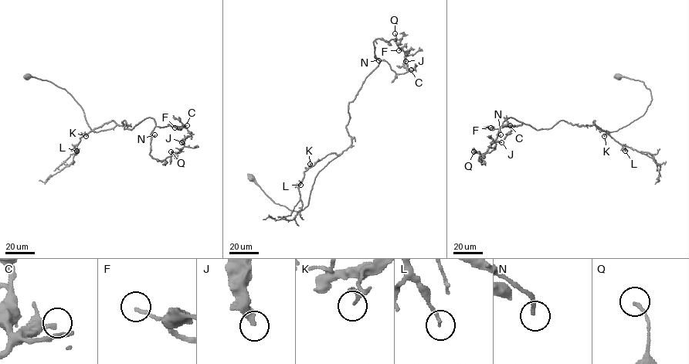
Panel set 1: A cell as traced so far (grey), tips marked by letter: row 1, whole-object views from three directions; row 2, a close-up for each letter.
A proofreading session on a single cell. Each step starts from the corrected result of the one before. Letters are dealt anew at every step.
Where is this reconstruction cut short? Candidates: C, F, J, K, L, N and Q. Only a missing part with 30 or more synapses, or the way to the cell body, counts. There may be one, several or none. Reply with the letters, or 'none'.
N

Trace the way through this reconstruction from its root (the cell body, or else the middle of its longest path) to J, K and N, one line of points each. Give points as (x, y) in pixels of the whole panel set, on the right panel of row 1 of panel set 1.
J: (618, 76), (651, 96), (626, 125), (536, 130), (508, 117), (479, 159), (501, 142)
K: (618, 76), (642, 81), (652, 100), (642, 116), (616, 130), (599, 129), (594, 120), (606, 133), (604, 136)
N: (618, 76), (642, 81), (652, 100), (642, 116), (616, 130), (564, 120), (536, 130), (508, 117), (500, 134)

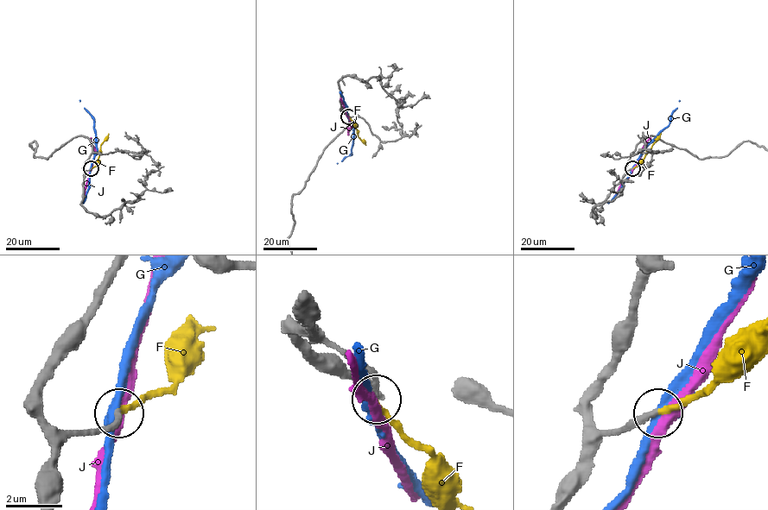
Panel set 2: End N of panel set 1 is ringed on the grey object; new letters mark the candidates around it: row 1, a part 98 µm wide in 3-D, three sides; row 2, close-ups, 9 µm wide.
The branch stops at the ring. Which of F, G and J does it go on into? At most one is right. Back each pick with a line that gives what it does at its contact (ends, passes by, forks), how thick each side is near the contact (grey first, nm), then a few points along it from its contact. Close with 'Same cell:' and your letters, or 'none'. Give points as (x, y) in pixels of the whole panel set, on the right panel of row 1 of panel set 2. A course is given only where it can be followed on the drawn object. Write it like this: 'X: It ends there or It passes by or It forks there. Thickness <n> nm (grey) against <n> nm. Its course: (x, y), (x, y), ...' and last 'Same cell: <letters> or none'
F: It ends there. Thickness 200 nm (grey) against 180 nm. Its course: (632, 168), (644, 157), (661, 133)
Same cell: F

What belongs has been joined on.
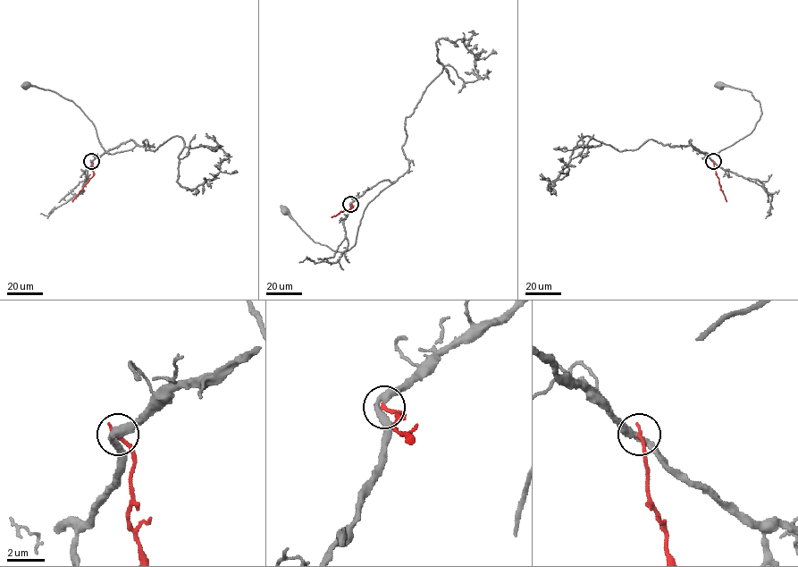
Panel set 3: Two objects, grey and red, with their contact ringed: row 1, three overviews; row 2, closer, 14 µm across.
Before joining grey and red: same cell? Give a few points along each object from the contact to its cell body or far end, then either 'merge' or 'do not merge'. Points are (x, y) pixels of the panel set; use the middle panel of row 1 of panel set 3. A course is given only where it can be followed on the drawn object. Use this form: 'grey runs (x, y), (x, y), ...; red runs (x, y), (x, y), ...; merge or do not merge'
grey runs (350, 204), (378, 182), (395, 181), (368, 204), (356, 242), (343, 252), (313, 241), (285, 210); red runs (350, 204), (352, 207), (331, 217); merge

